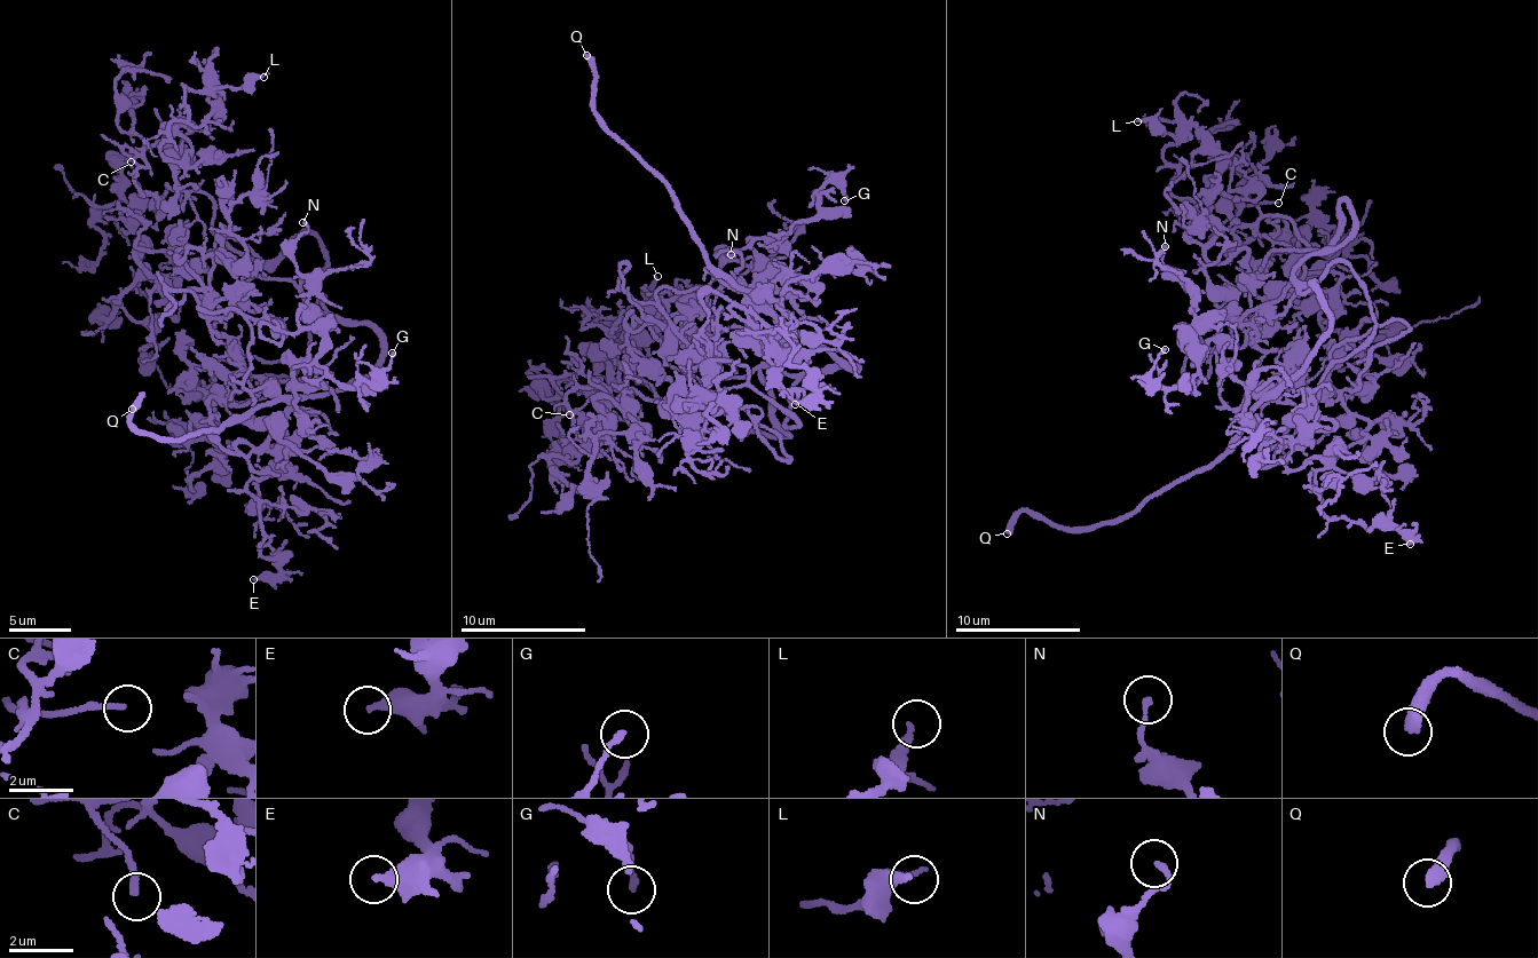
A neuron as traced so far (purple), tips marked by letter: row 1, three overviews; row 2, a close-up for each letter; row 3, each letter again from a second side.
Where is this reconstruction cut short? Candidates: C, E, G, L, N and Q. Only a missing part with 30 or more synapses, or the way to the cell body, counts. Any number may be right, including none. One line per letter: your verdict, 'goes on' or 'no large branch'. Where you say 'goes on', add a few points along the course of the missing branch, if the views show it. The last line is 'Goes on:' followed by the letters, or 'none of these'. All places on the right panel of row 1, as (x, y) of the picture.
C: goes on; course (1278, 203), (1269, 211), (1256, 200), (1268, 163), (1269, 127), (1278, 118), (1290, 120)
E: no large branch
G: no large branch
L: no large branch
N: no large branch
Q: goes on
Goes on: C, Q

